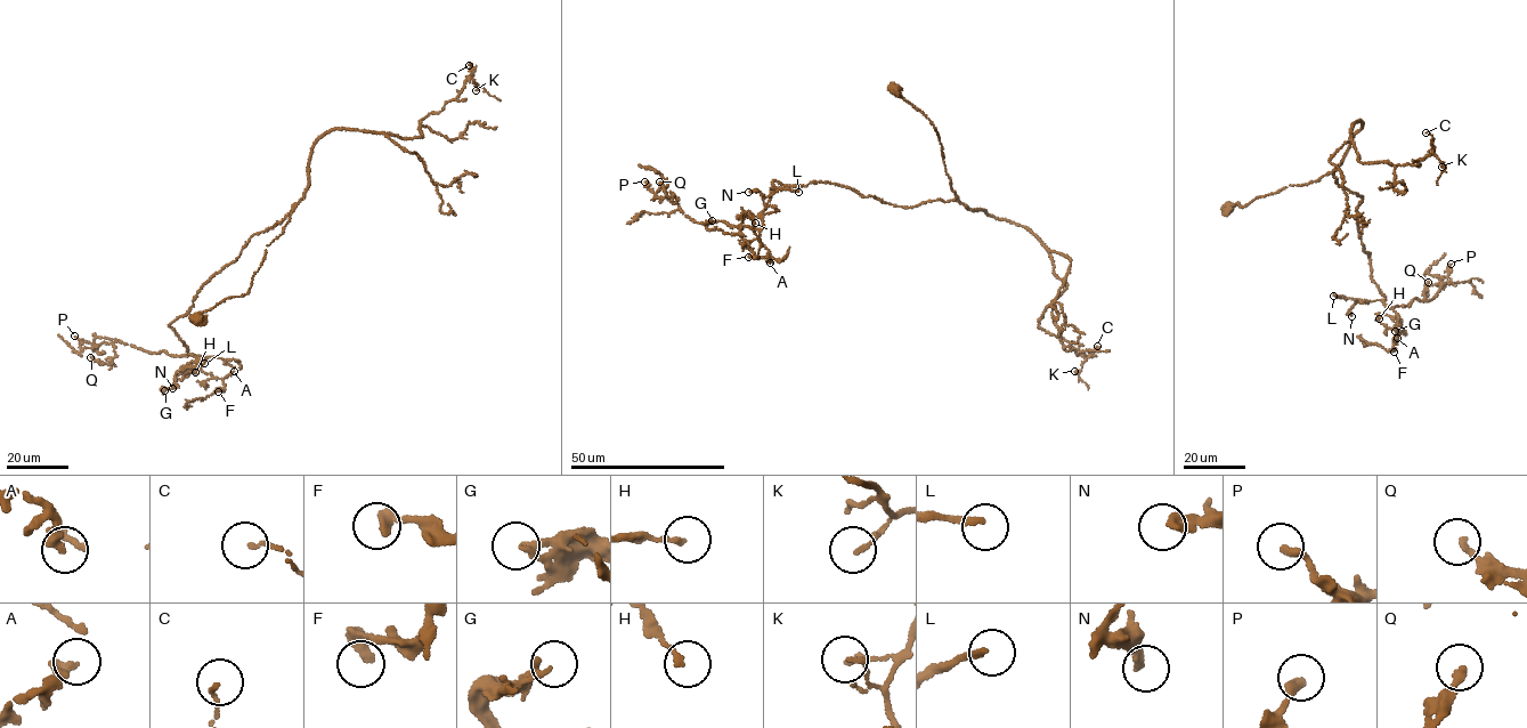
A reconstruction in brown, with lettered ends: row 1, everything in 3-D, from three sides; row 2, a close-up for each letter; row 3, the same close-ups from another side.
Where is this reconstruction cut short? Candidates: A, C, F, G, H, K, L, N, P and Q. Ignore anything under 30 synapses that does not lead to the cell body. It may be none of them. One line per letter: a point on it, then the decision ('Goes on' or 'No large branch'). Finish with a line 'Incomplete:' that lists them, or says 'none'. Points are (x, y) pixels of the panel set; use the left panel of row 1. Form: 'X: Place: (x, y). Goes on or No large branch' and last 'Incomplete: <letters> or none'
A: Place: (234, 371). No large branch
C: Place: (469, 65). No large branch
F: Place: (218, 391). No large branch
G: Place: (164, 390). No large branch
H: Place: (195, 372). No large branch
K: Place: (476, 90). No large branch
L: Place: (204, 363). No large branch
N: Place: (172, 388). No large branch
P: Place: (74, 336). No large branch
Q: Place: (90, 357). No large branch
Incomplete: none

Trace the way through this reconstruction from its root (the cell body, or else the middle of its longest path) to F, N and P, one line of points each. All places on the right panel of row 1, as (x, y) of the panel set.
F: (1226, 207), (1333, 171), (1339, 185), (1362, 195), (1359, 237), (1372, 280), (1400, 321), (1394, 352)
N: (1226, 207), (1333, 171), (1339, 185), (1362, 195), (1359, 237), (1385, 300), (1357, 300), (1351, 316)
P: (1226, 207), (1333, 171), (1363, 196), (1359, 237), (1386, 306), (1436, 296), (1451, 264)

